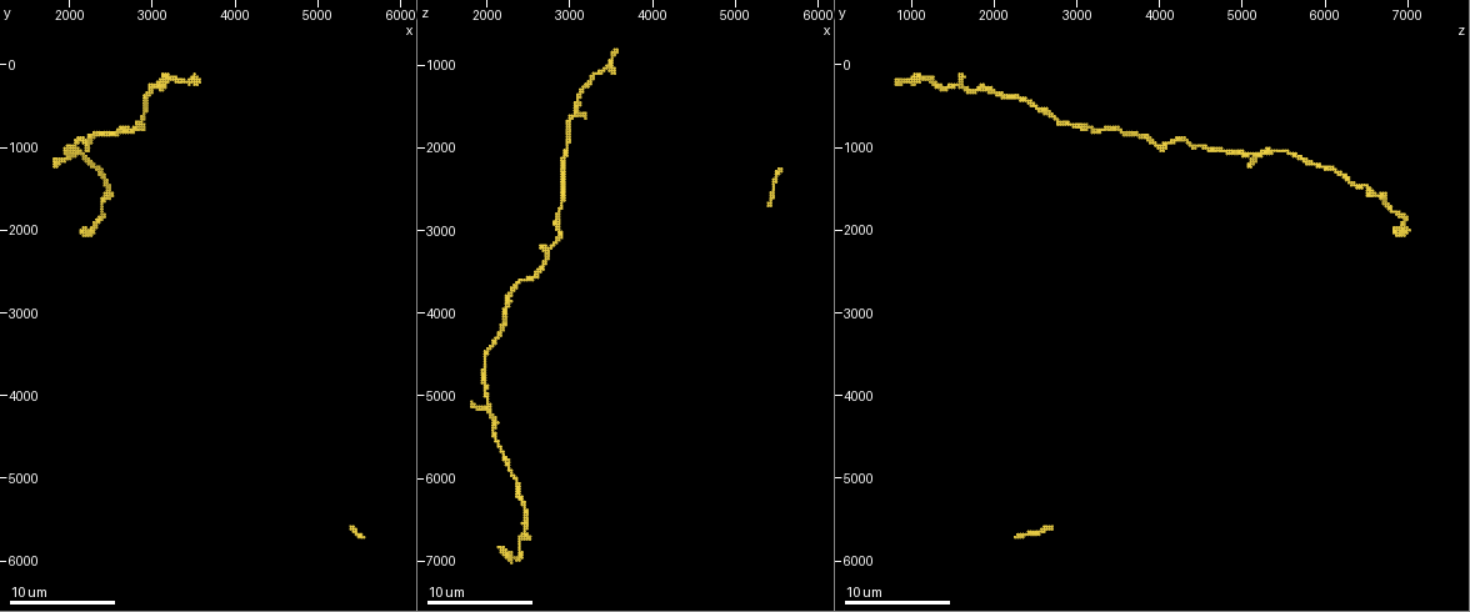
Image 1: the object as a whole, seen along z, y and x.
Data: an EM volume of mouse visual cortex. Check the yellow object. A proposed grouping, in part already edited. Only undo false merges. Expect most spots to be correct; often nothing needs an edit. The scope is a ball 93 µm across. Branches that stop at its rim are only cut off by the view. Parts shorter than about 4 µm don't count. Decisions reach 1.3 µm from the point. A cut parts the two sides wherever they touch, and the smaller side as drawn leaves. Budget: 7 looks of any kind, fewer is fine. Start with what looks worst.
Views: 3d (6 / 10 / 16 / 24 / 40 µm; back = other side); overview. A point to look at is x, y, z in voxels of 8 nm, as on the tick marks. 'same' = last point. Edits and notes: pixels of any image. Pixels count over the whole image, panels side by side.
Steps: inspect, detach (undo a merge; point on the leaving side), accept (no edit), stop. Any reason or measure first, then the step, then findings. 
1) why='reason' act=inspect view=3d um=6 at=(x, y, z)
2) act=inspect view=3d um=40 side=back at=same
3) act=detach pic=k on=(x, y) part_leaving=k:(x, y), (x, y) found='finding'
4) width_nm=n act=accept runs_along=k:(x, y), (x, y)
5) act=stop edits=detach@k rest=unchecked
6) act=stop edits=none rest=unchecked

why='three arms meet' act=inspect view=3d um=10 at=(2050, 1100, 5150)

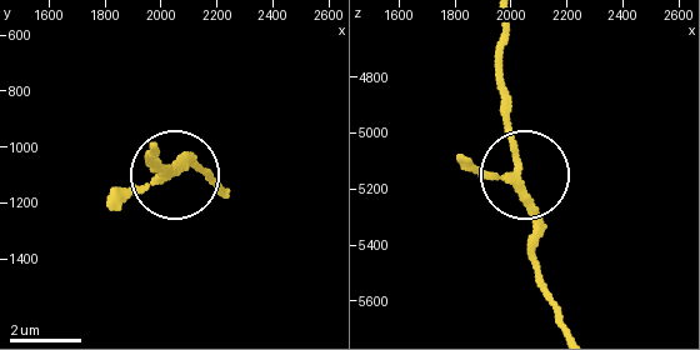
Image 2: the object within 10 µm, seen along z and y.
act=inspect view=3d um=6 at=same

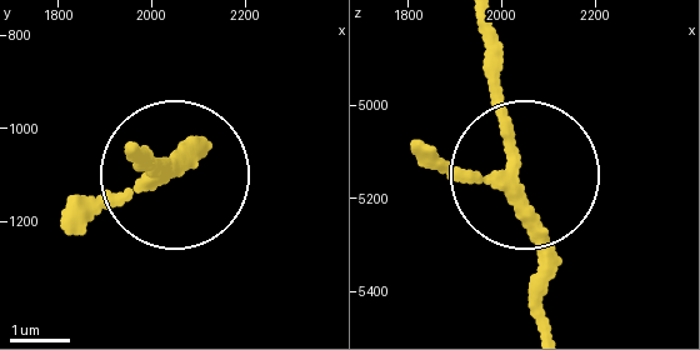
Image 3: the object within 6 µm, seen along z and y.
width_nm=210 act=accept runs_along=3:(490, 34), (490, 94), (535, 243), (535, 318) found='continuous, no second neuron'

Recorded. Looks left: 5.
why='two arms at a narrow angle' act=inspect view=3d um=6 at=(2700, 750, 3300)

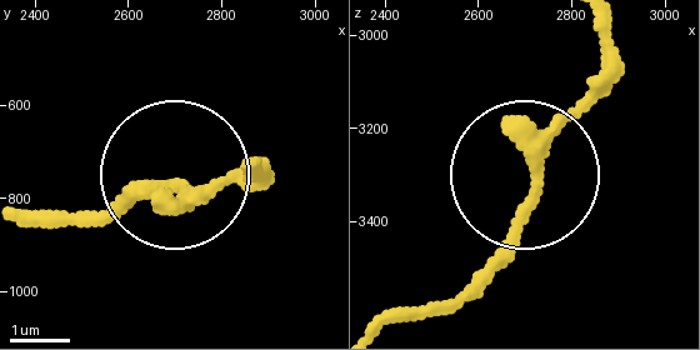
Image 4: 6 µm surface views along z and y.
why='other side' act=inspect view=3d um=6 side=back at=(2710, 780, 3350)

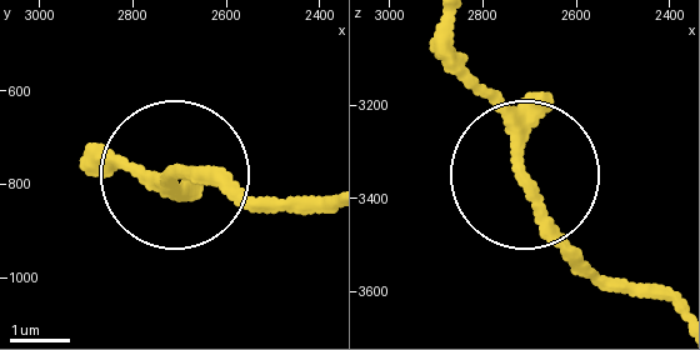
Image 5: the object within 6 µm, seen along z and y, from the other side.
act=accept runs_along=5:(84, 179), (129, 169), (258, 193) found='all the same neuron'

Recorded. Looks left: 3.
why='sudden change in width' act=inspect view=3d um=16 at=(2350, 1900, 6950)

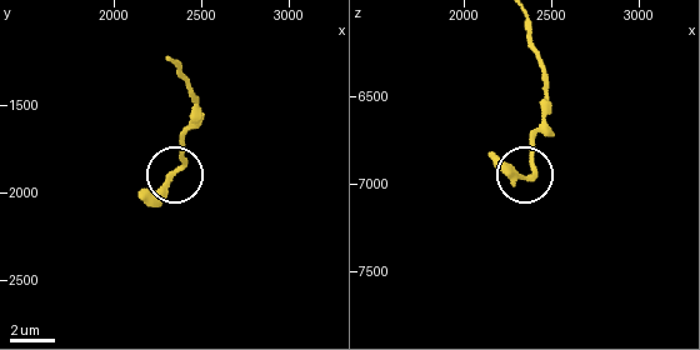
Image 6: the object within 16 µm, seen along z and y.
act=accept runs_along=6:(526, 25), (543, 70), (531, 165), (520, 176), (489, 155) found='all the same neuron'

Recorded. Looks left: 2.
why='thick turns thin' act=inspect view=3d um=16 at=(2450, 1450, 6400)

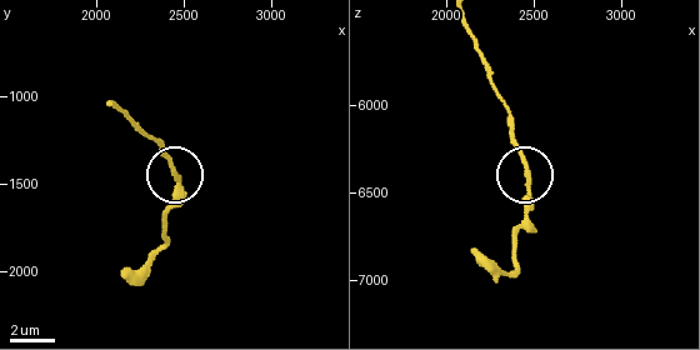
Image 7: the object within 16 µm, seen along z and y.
act=inspect view=3d um=6 at=(2480, 1460, 6440)

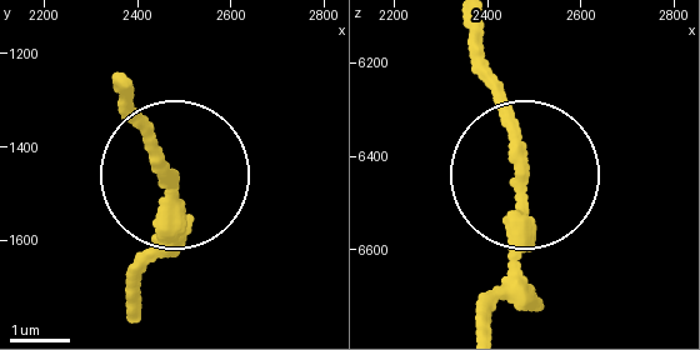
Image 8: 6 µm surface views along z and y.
act=accept runs_along=8:(119, 90), (179, 175), (164, 244) found='all the same neuron'

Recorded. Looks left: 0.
act=stop edits=none rest=unchecked

